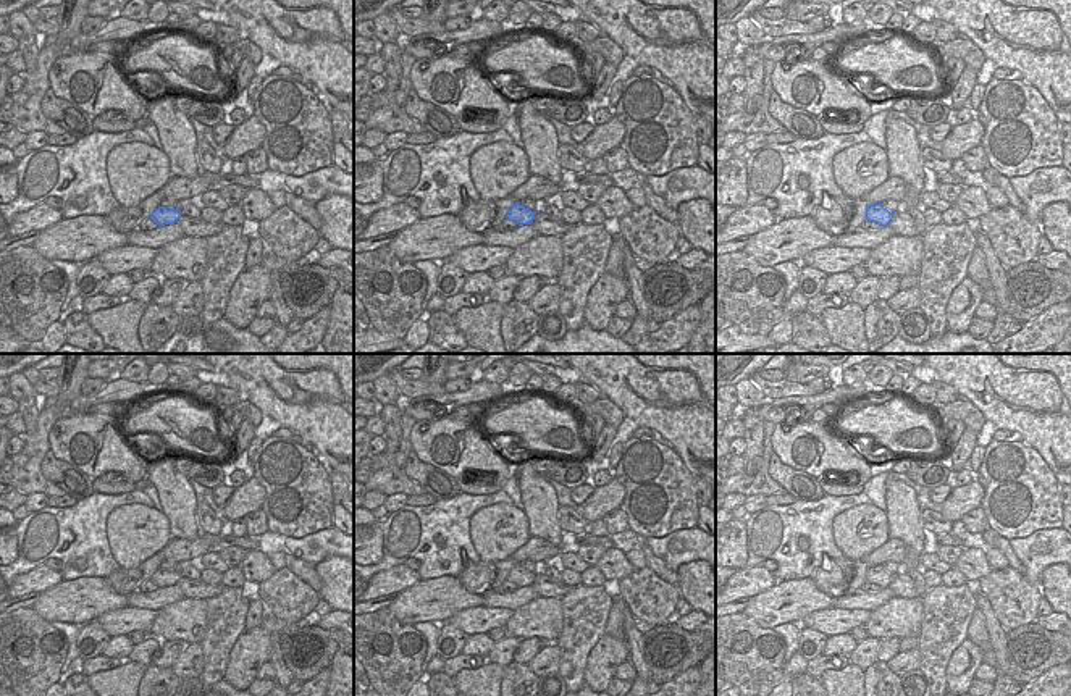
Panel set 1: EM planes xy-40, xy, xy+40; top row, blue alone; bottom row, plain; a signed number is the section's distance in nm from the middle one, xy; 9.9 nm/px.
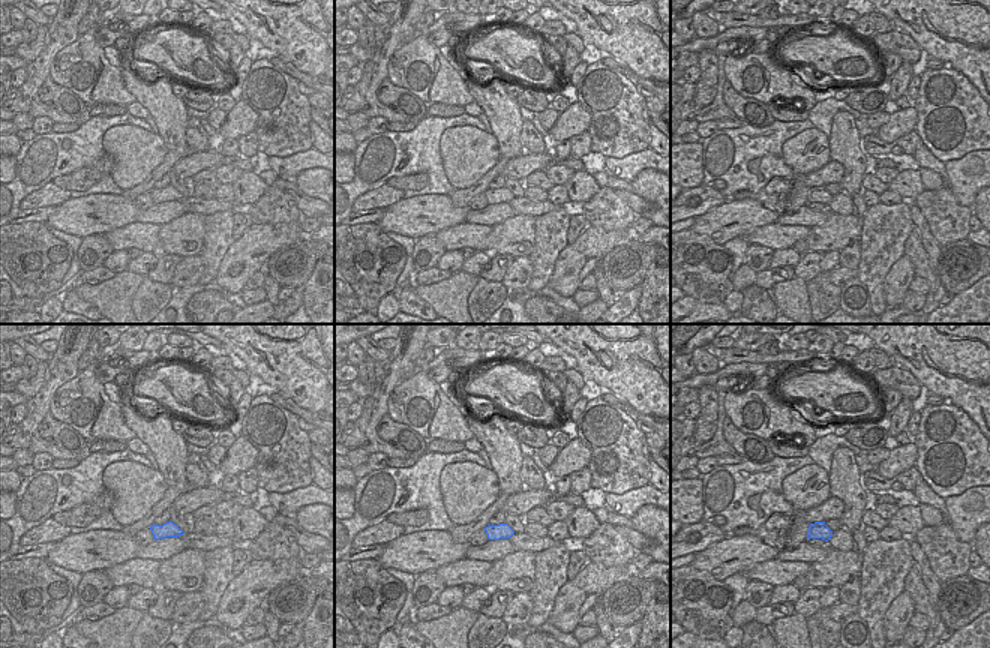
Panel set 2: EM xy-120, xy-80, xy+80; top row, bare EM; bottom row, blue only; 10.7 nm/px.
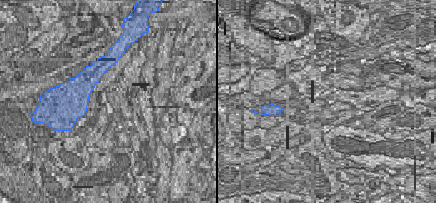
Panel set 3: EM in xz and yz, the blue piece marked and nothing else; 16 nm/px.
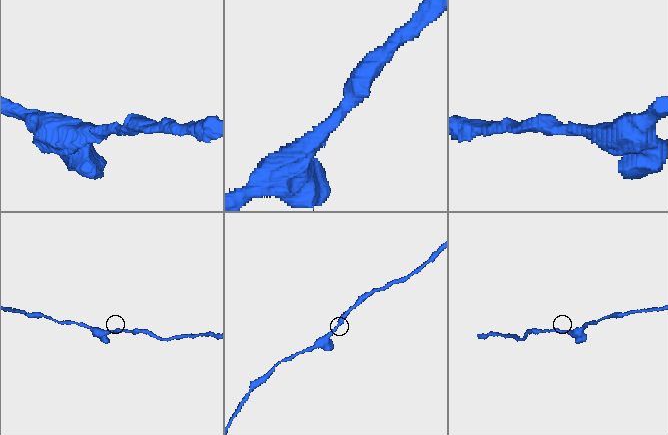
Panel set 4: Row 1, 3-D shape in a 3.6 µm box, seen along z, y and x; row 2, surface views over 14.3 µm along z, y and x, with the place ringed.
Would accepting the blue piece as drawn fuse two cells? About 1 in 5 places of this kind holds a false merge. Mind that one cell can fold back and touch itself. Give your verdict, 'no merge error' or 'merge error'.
no merge error

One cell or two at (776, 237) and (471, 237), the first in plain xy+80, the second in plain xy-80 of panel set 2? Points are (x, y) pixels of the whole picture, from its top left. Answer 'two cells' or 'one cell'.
one cell

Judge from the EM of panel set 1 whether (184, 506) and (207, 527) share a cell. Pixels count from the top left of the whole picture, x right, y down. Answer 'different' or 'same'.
different

